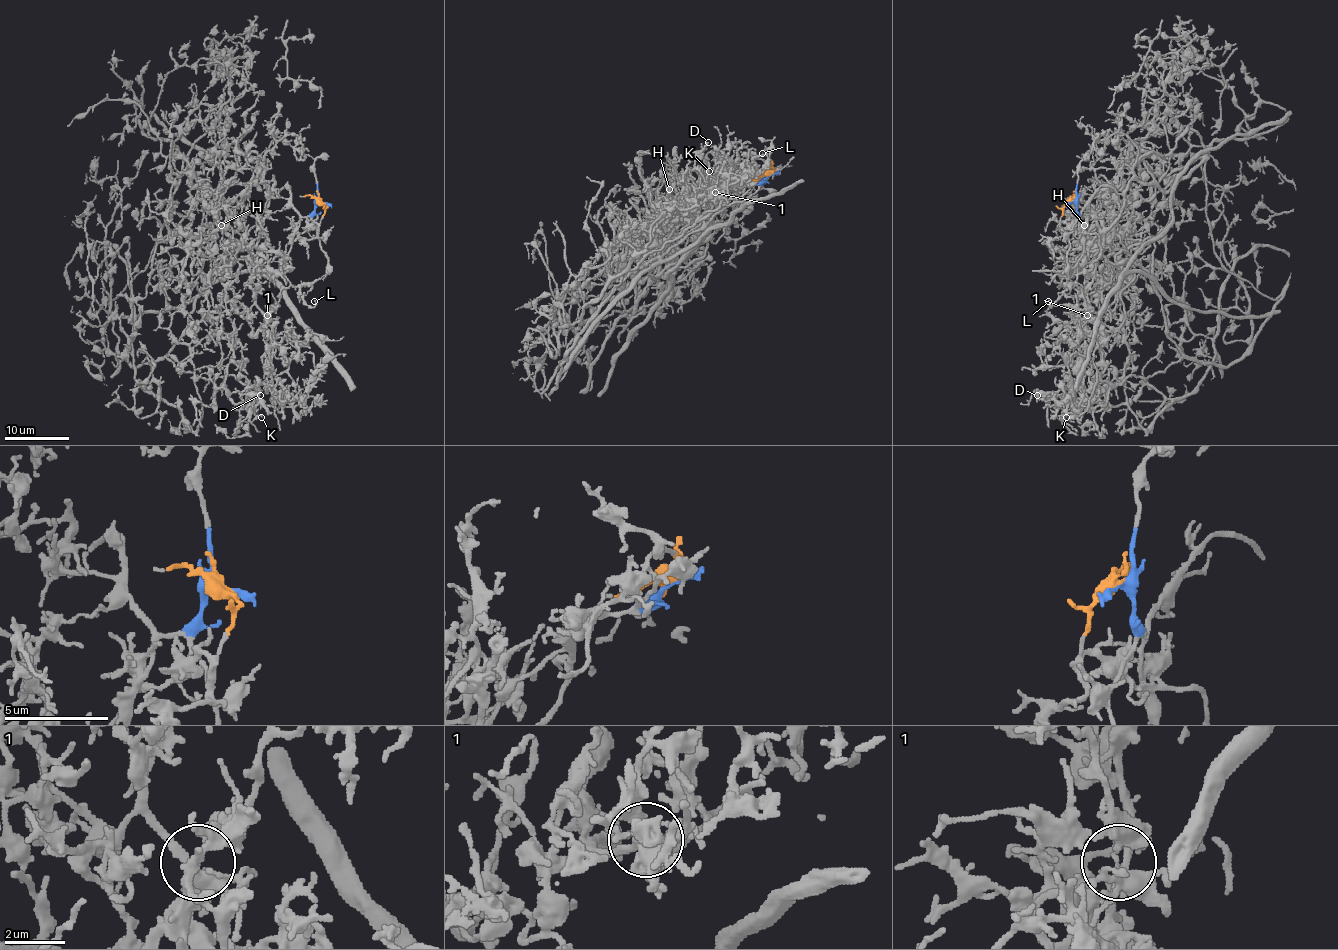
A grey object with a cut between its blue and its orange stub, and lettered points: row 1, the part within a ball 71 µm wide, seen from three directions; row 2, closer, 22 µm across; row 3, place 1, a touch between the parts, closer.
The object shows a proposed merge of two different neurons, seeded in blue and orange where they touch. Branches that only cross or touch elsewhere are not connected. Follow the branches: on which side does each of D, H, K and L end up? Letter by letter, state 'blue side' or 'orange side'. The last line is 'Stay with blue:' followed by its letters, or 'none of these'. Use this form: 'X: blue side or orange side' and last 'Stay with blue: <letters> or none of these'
D: orange side
H: orange side
K: orange side
L: orange side
Stay with blue: none of these

